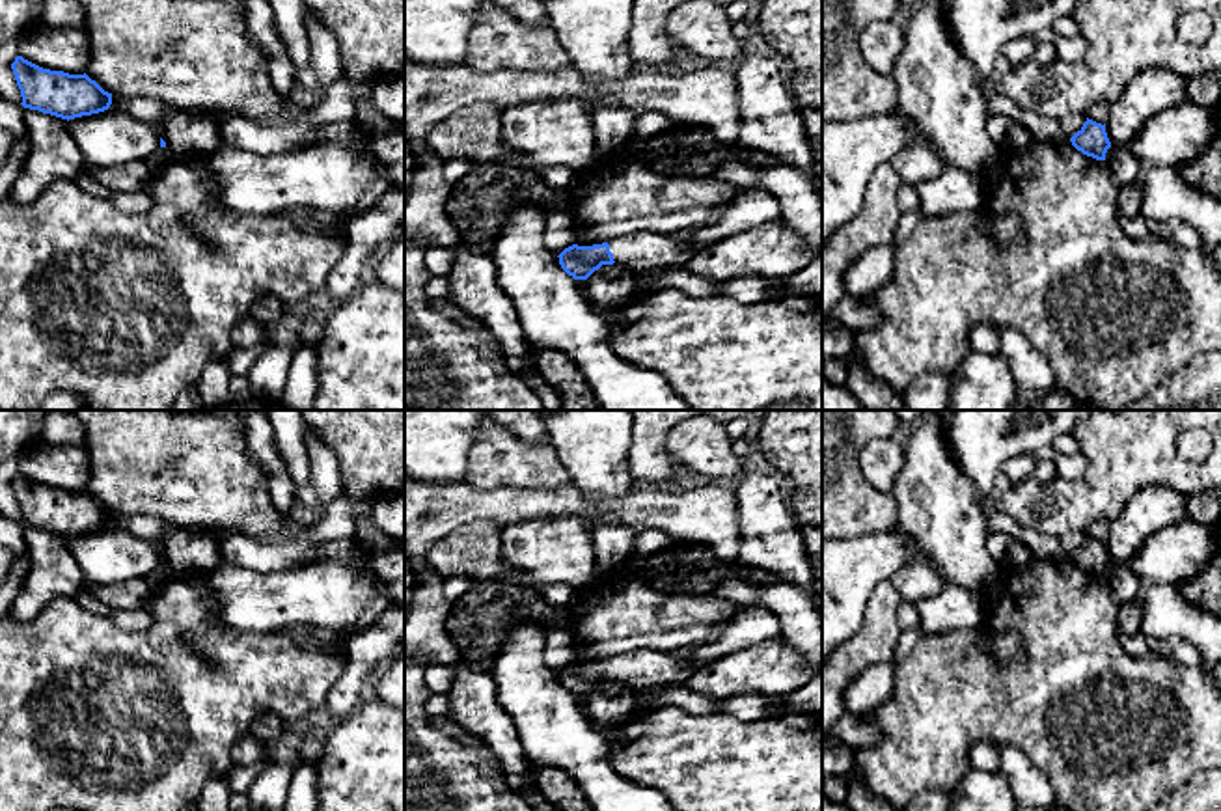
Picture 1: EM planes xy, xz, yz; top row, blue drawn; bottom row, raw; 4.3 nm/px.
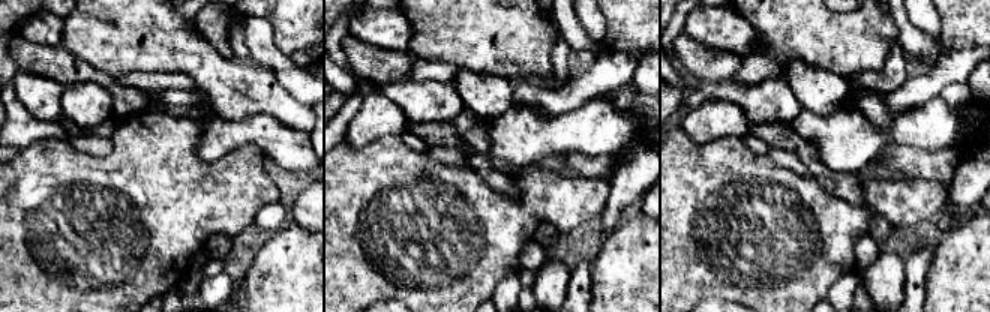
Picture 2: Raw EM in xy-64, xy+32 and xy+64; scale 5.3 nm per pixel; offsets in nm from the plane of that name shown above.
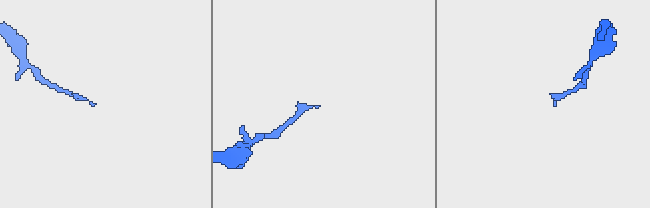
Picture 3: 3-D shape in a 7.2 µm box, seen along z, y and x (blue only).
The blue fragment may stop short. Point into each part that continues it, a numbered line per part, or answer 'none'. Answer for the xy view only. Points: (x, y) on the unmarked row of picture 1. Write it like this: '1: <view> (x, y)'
none

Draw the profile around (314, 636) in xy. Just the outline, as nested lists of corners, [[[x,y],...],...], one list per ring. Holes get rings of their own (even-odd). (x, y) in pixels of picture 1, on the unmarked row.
[[[298,626],[298,634],[313,647],[322,647],[330,641],[339,641],[343,639],[341,634],[330,628],[308,628],[308,626]]]

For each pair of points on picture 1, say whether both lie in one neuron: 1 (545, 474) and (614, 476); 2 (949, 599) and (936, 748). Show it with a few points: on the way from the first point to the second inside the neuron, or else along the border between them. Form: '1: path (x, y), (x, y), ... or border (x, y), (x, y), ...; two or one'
1: border (550, 442), (573, 481); two
2: border (923, 631), (962, 632); two

